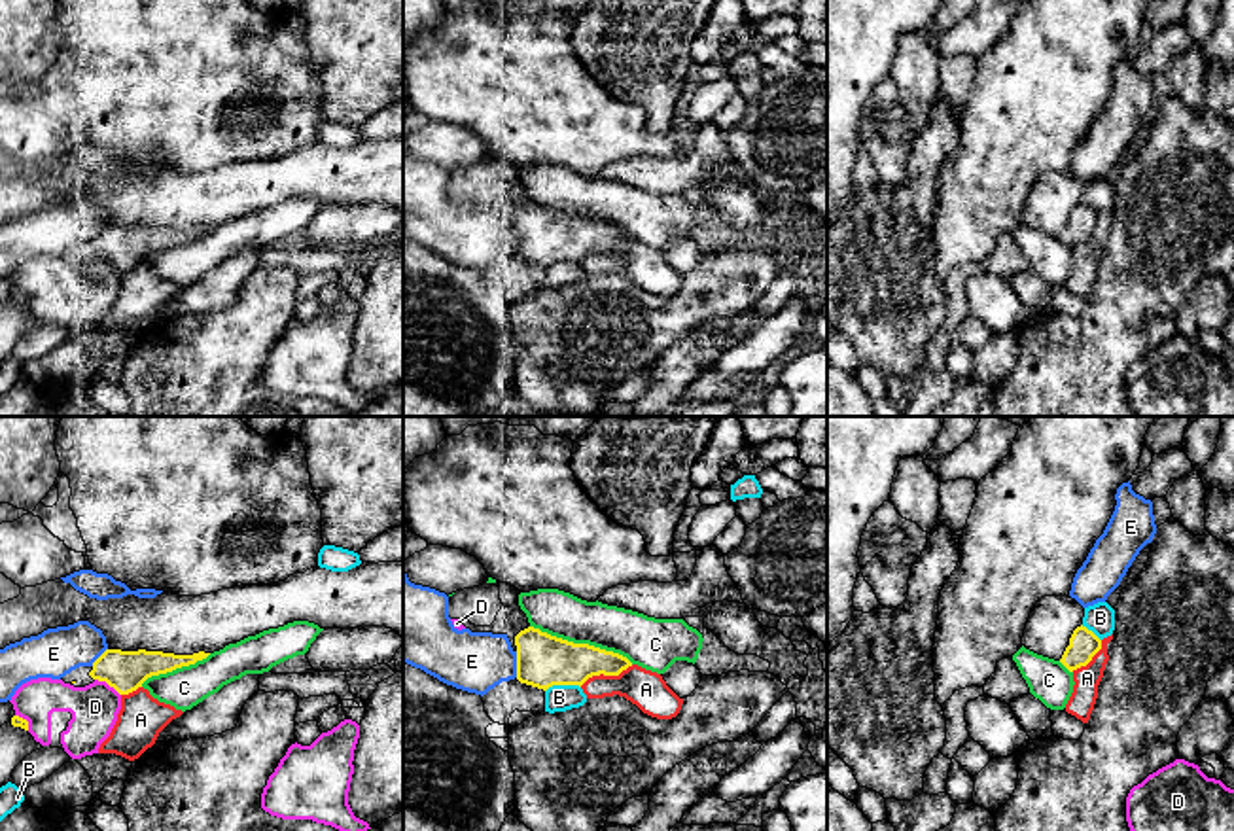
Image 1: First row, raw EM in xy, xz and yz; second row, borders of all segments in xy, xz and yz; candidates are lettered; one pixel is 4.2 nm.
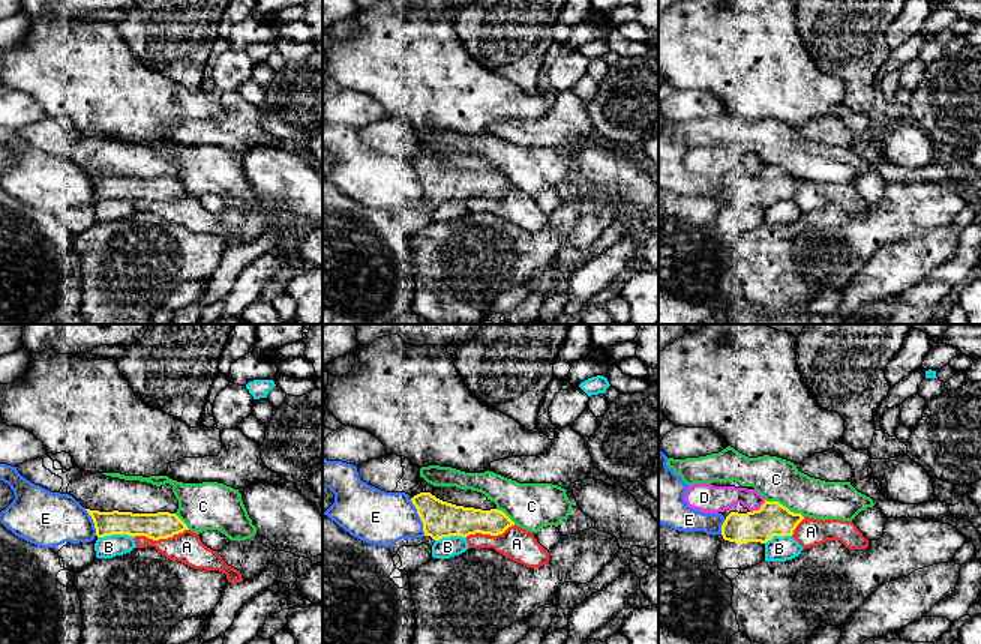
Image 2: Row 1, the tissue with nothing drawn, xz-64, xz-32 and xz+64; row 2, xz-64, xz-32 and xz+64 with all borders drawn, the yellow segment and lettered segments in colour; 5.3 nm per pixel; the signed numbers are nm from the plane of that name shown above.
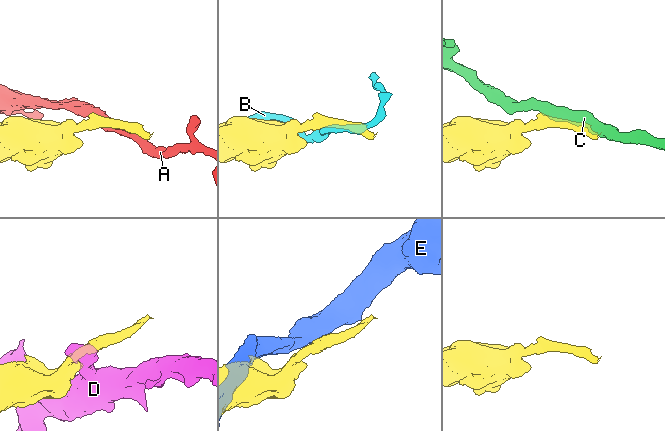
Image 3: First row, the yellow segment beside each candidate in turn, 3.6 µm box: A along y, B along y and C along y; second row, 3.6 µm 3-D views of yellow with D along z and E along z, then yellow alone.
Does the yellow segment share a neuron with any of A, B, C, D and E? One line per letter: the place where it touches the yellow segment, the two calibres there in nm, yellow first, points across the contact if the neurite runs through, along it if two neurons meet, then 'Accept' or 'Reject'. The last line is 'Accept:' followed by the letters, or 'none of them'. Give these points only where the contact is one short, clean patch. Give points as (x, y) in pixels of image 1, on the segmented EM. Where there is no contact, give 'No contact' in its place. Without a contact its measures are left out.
A: Touches yellow at xz (606, 674). Thickness 220 nm (yellow) against 160 nm. Reject
B: Touches yellow at xz (563, 684). Thickness 220 nm (yellow) against 110 nm. Reject
C: Touches yellow at xz (581, 644). Thickness 220 nm (yellow) against 200 nm. Reject
D: Touches yellow at xy (108, 684). Thickness 180 nm (yellow) against 200 nm. Reject
E: Touches yellow at xz (517, 665). Thickness 220 nm (yellow) against 260 nm. Reject
Accept: none of them

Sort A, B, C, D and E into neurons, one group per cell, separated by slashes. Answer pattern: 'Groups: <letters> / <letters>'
Groups: A / B / C / D / E

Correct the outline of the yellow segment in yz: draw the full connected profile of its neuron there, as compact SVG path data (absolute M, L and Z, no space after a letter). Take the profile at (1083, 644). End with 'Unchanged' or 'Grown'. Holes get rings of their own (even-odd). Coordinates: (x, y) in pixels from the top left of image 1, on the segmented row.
M1081 625L1073 630L1069 645L1066 647L1060 663L1069 672L1073 672L1081 666L1086 666L1100 649L1102 640L1092 630Z. Unchanged

